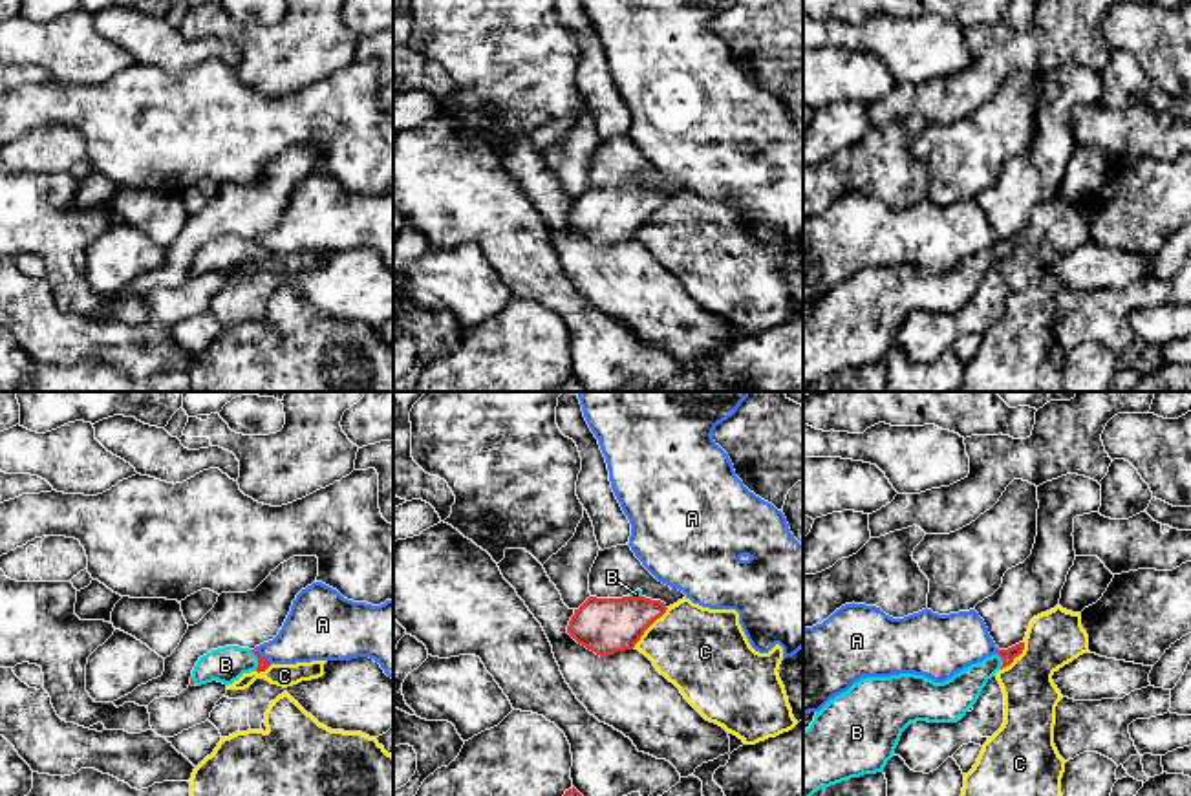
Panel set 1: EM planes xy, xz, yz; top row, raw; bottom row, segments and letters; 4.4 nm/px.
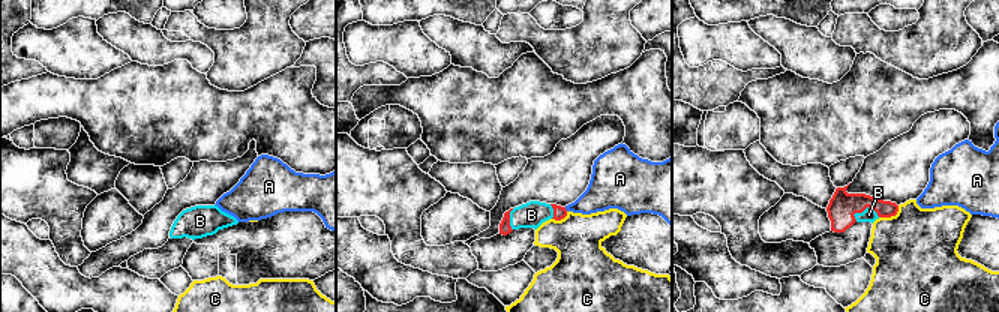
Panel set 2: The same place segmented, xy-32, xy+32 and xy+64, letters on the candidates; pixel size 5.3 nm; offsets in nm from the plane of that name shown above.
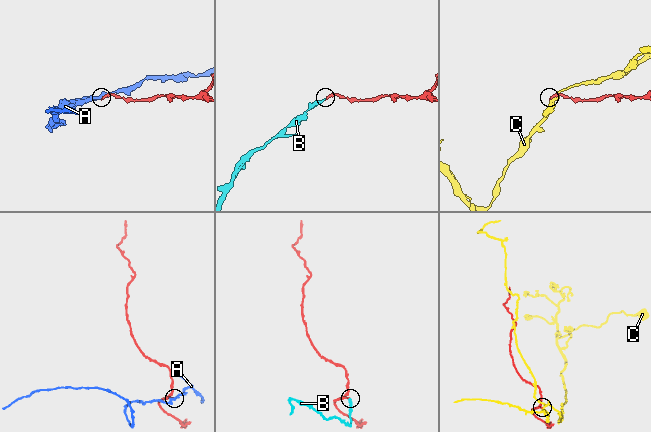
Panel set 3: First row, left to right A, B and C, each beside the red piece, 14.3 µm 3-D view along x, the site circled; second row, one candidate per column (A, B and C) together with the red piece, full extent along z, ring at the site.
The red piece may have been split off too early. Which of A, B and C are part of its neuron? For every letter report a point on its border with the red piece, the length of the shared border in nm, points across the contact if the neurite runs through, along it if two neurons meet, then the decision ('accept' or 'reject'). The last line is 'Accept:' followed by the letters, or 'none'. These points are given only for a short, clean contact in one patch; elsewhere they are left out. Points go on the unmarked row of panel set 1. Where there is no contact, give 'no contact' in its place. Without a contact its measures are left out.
A: xy (262, 247) | 100 nm | along xy (255, 238), (271, 253) | reject
B: yz (1003, 251) | 80 nm | across yz (1010, 244), (1003, 251), (990, 255), (959, 284) | accept
C: xz (648, 216) | 240 nm | along xz (668, 198), (633, 236) | reject
Accept: B

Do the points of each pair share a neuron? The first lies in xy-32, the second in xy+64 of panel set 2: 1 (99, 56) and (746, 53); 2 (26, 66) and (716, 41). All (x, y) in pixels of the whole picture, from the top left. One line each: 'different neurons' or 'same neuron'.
1: same neuron
2: different neurons

